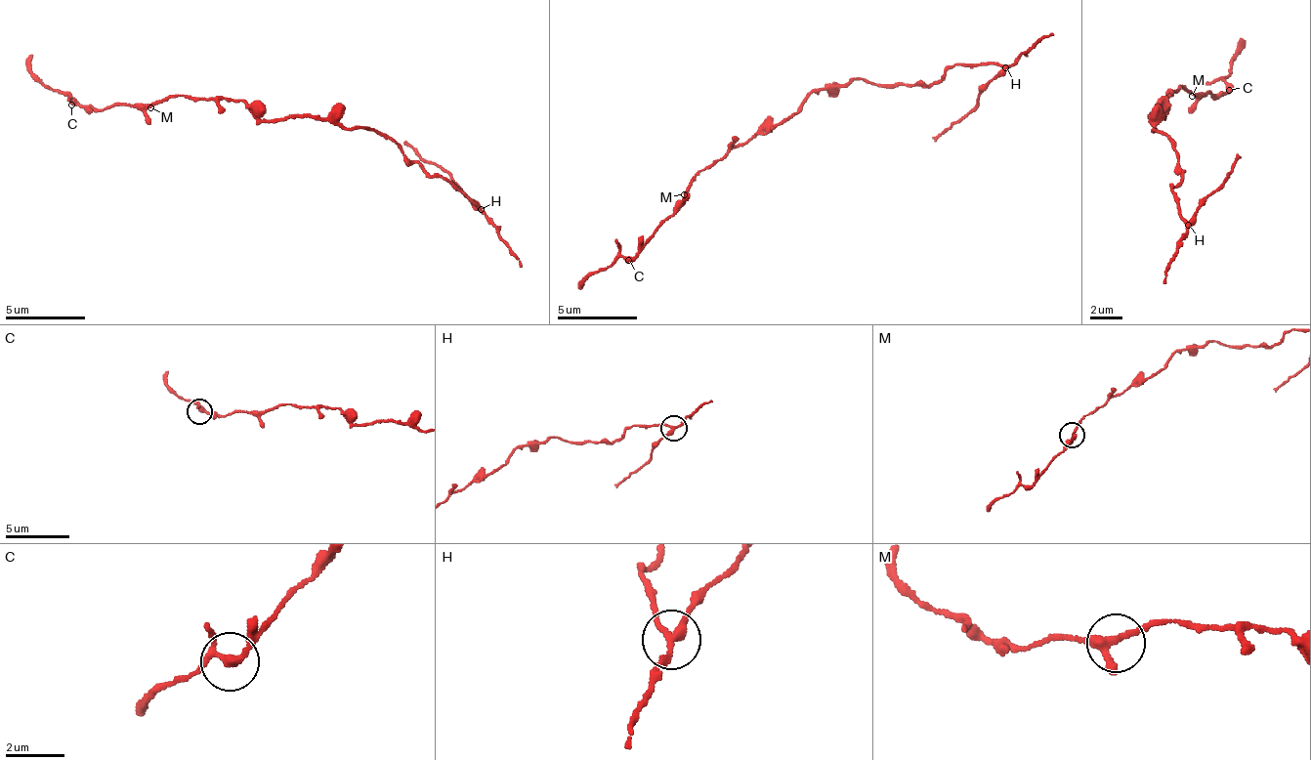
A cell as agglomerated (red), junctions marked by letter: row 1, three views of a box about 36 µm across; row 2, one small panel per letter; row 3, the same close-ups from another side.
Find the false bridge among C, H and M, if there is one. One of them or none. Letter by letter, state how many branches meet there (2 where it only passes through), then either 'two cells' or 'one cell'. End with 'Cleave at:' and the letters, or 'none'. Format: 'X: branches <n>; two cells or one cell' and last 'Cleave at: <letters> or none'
C: branches 3; one cell
H: branches 3; two cells
M: branches 3; one cell
Cleave at: H

